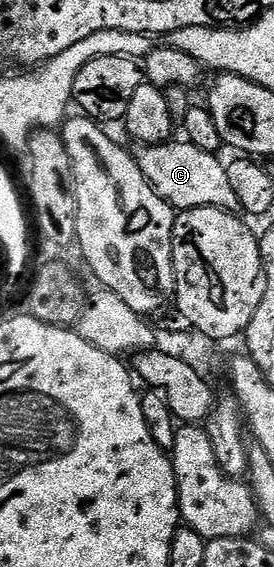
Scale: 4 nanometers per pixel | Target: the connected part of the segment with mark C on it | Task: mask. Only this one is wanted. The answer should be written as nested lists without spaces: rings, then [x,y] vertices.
[[[187,142],[150,144],[135,149],[134,155],[142,174],[150,181],[152,188],[173,209],[221,208],[233,214],[240,212],[240,203],[226,178],[226,164],[214,152],[198,150],[198,146]]]

